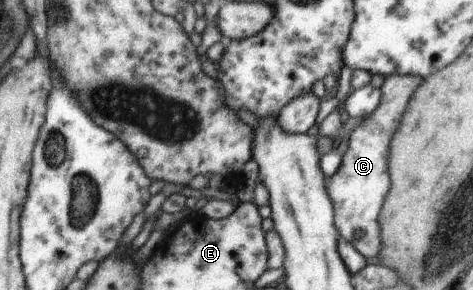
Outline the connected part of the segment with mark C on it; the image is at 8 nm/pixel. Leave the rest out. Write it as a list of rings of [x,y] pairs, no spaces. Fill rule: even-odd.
[[[397,74],[384,78],[379,87],[381,99],[378,106],[351,129],[347,137],[347,150],[342,155],[339,167],[328,177],[328,194],[332,200],[336,226],[341,227],[341,237],[349,239],[349,243],[370,262],[376,261],[382,249],[377,215],[385,193],[389,191],[389,141],[393,139],[399,119],[405,115],[405,109],[409,107],[413,93],[417,91],[417,85],[420,87],[421,81],[421,76]]]

